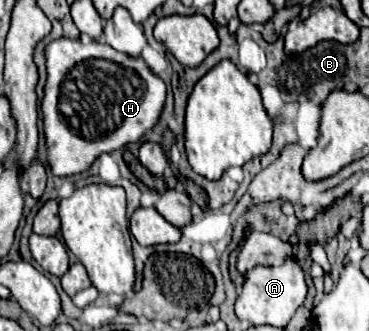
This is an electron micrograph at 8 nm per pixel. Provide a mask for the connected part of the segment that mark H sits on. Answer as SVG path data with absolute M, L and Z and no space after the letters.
M60 38L48 46L46 58L48 58L48 80L44 88L42 112L44 112L44 132L48 146L48 164L54 176L72 176L88 170L102 152L112 152L130 142L138 142L146 134L146 130L150 130L158 122L158 116L166 100L166 86L146 66L142 56L134 58L116 52L108 44L94 40L84 44L82 40Z

